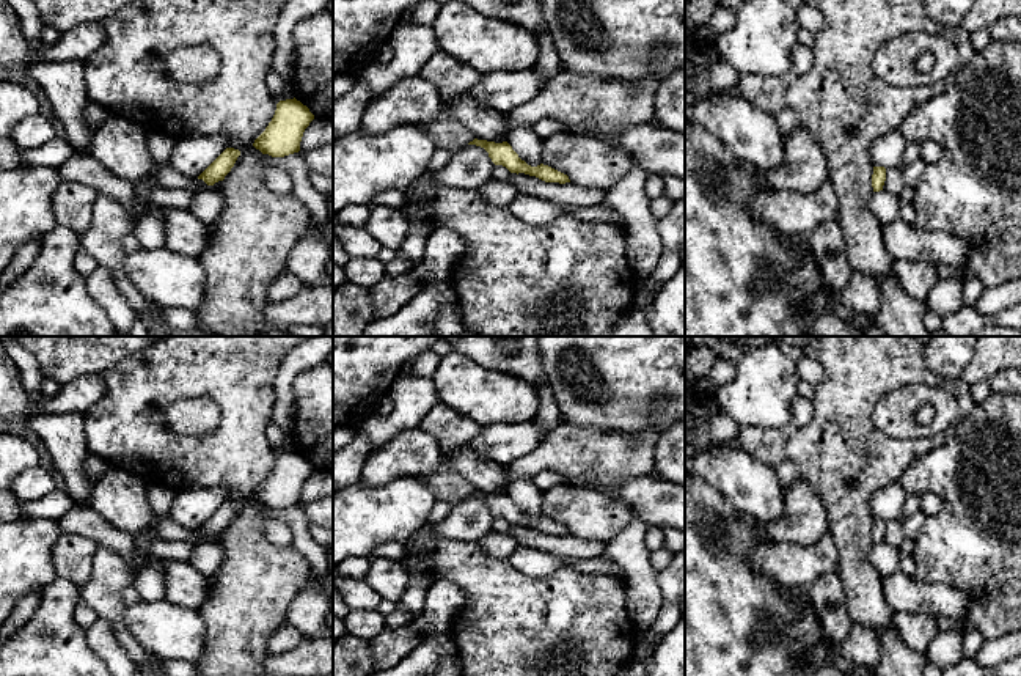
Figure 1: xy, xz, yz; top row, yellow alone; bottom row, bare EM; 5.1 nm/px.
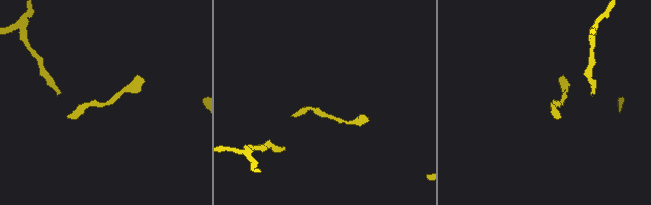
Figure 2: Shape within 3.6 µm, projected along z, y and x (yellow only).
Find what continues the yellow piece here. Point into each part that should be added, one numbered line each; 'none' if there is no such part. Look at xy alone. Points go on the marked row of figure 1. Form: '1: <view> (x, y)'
none

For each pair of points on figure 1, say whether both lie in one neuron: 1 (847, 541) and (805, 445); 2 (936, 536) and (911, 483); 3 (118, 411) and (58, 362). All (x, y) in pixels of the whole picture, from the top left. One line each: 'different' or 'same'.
1: same
2: same
3: different

